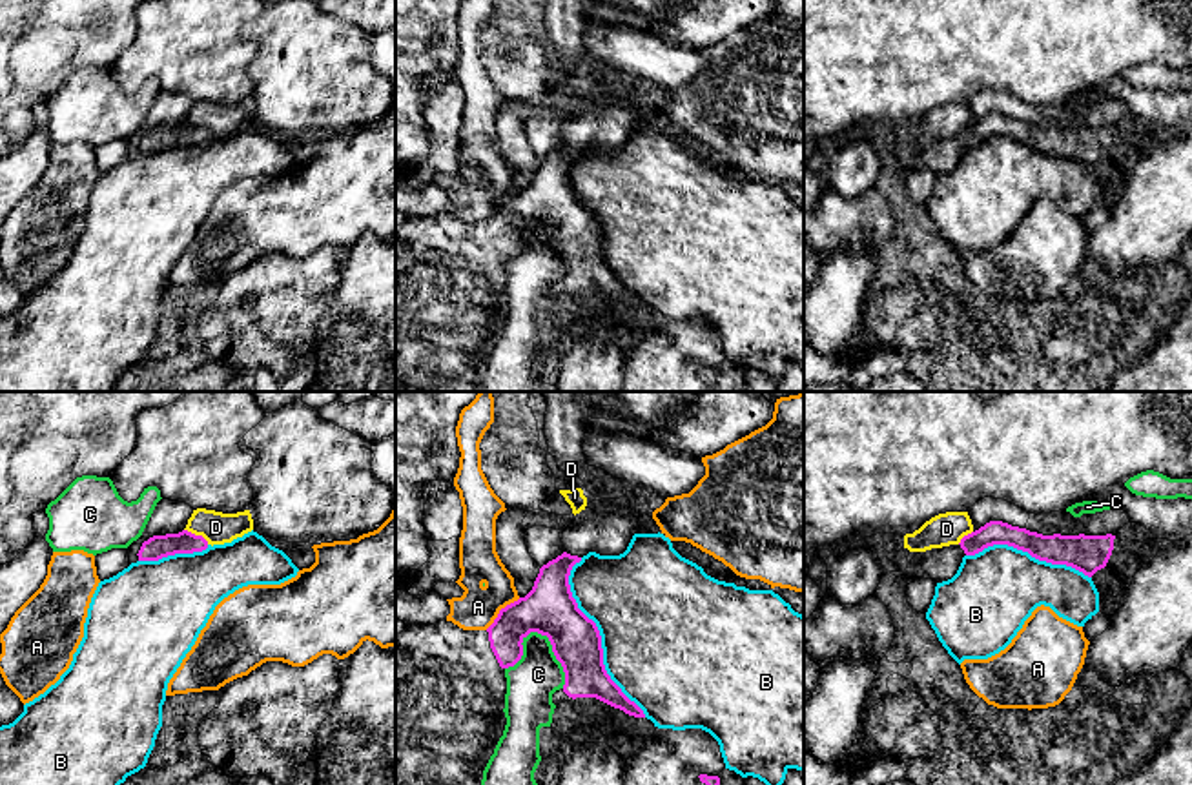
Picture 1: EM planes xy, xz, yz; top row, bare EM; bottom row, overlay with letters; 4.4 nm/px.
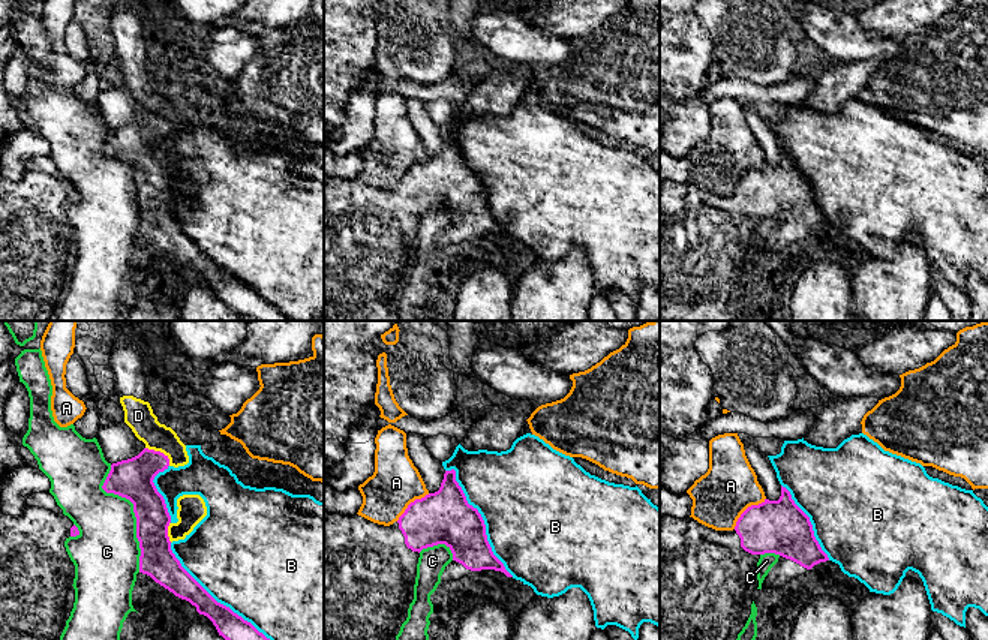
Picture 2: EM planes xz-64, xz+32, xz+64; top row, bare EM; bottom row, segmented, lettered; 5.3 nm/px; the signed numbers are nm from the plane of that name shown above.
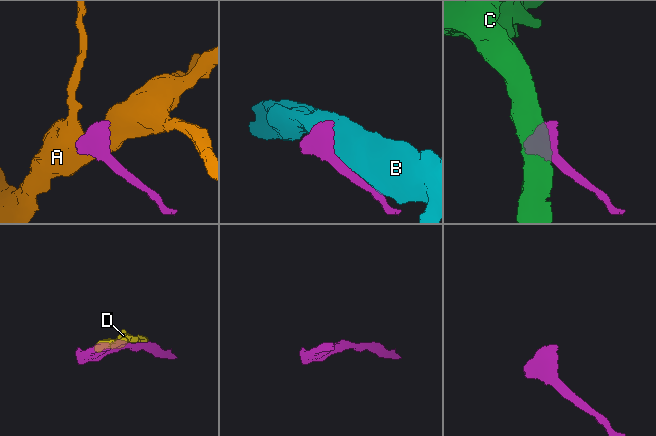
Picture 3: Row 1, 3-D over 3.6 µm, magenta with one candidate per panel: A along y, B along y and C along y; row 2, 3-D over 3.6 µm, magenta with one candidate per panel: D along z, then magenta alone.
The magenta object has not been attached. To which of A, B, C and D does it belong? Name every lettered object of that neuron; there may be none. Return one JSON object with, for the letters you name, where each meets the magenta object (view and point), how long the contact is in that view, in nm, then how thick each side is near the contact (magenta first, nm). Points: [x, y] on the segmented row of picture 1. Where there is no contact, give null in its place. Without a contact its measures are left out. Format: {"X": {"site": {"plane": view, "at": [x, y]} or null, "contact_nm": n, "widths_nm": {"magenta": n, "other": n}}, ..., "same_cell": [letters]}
{"same_cell": []}

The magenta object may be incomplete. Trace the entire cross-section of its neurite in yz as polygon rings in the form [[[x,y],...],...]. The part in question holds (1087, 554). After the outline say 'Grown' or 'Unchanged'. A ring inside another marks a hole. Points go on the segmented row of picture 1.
[[[990,521],[964,535],[959,545],[917,554],[906,568],[906,577],[908,581],[915,577],[933,579],[935,583],[948,581],[957,574],[964,556],[975,556],[993,545],[1008,545],[1028,552],[1039,561],[1066,565],[1092,577],[1106,566],[1114,550],[1114,539],[1115,535],[1112,534],[1043,535],[1002,521]]]. Grown

